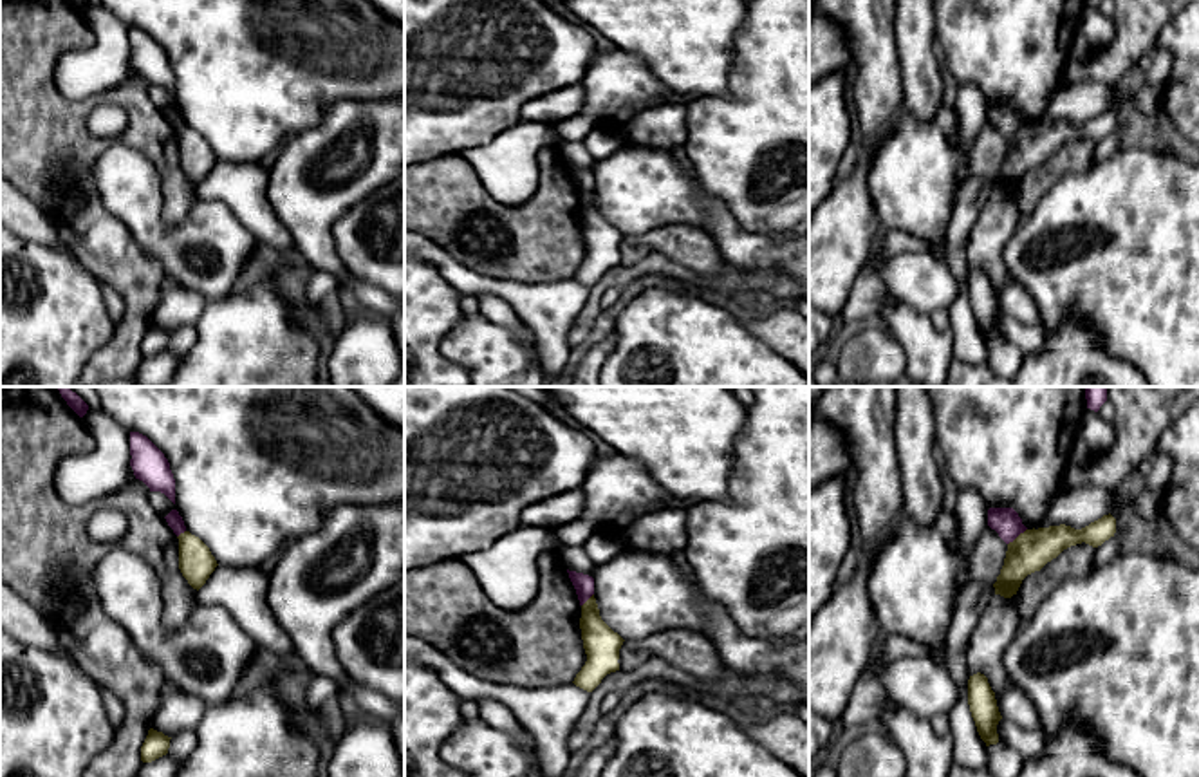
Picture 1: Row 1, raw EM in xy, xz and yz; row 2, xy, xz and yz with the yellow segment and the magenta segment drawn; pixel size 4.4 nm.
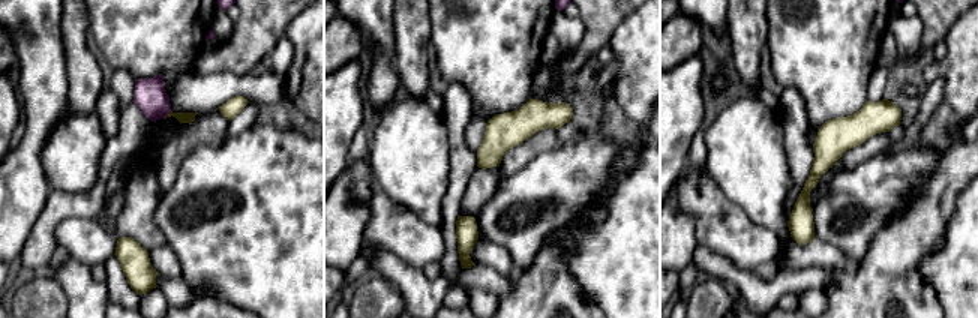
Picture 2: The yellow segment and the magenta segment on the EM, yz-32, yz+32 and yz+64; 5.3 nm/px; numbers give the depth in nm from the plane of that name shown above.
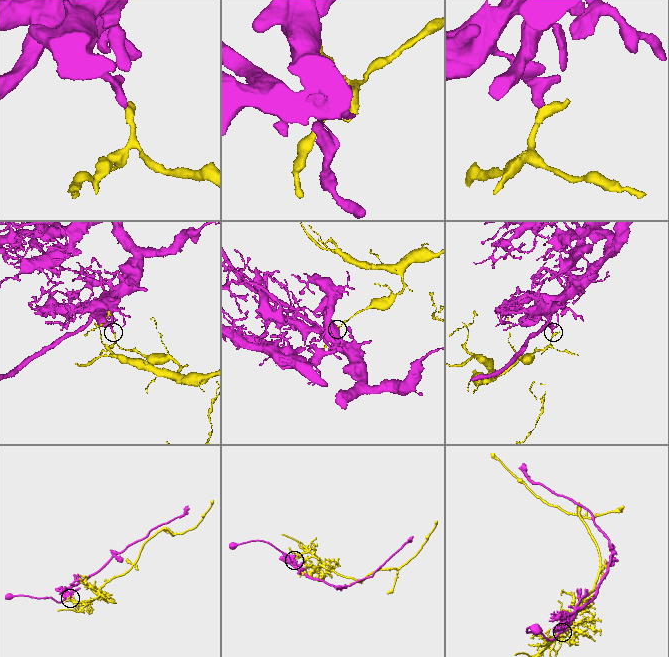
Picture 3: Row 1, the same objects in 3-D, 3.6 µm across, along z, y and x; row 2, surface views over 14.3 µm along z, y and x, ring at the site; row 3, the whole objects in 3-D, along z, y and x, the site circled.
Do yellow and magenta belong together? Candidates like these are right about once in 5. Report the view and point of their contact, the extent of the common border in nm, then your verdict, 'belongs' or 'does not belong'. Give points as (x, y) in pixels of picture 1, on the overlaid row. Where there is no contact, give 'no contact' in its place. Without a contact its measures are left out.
yz (1019, 535) | 120 nm | does not belong

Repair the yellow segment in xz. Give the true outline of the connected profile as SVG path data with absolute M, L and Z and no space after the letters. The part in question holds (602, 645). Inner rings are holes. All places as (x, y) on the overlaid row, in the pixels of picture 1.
M594 594L581 605L580 629L587 661L572 683L592 692L607 674L619 670L625 640L601 620Z

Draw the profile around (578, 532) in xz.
M576 519L554 531L563 548L583 546L601 526L590 519Z

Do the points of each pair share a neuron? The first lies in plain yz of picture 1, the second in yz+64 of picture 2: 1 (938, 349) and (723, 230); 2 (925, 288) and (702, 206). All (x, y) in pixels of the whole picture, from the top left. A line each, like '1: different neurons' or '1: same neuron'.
1: different neurons
2: same neuron

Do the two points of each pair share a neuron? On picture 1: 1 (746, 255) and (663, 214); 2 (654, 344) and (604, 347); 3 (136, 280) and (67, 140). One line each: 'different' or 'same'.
1: same
2: different
3: same

